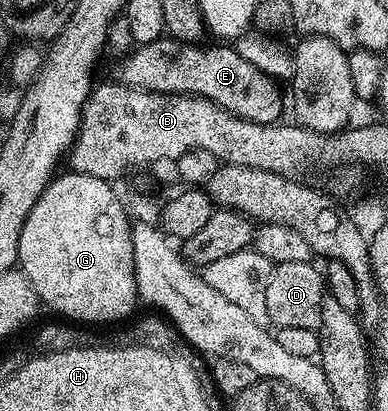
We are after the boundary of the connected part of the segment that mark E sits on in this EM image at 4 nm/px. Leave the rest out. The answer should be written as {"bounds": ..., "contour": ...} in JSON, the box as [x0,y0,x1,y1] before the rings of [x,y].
{"bounds":[117,38,283,124],"contour":[[[160,38],[158,40],[154,40],[153,42],[149,42],[148,44],[138,45],[130,54],[122,57],[118,61],[119,63],[119,76],[117,76],[118,83],[120,84],[128,84],[130,88],[144,88],[145,90],[149,90],[150,92],[170,92],[172,94],[178,94],[180,96],[200,96],[201,98],[205,98],[209,102],[213,102],[217,106],[221,106],[225,109],[228,114],[231,116],[236,116],[237,118],[241,118],[242,120],[248,120],[249,122],[257,122],[258,124],[274,124],[276,121],[280,119],[279,116],[283,112],[283,96],[279,93],[279,88],[274,79],[272,77],[267,76],[261,70],[257,70],[257,66],[253,66],[253,62],[245,62],[245,58],[241,58],[241,54],[231,46],[219,46],[223,48],[199,48],[198,43],[187,44],[184,40],[173,40],[170,38]]]}

